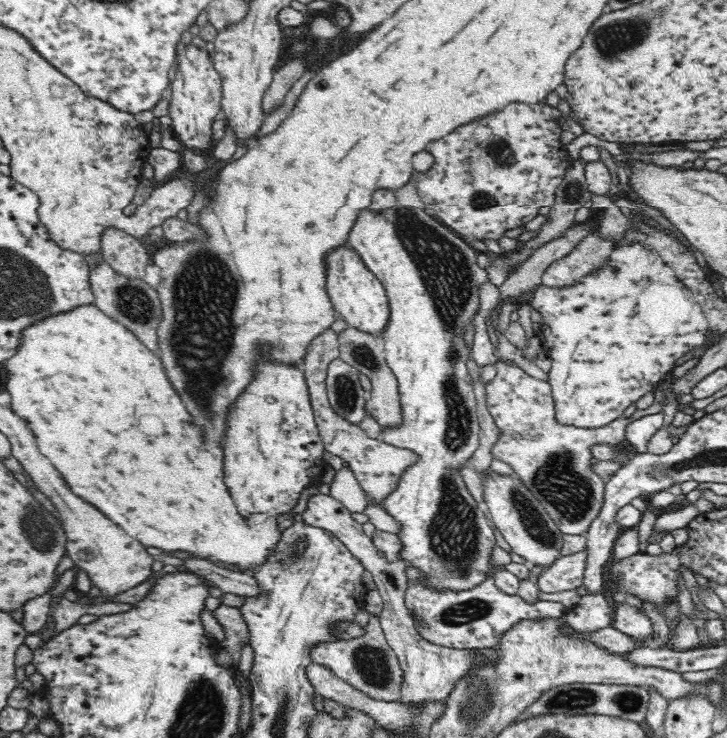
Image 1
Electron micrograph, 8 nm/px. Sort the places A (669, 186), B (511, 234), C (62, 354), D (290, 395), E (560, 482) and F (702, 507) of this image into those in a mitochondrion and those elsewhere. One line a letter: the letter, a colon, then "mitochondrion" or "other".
A: other
B: other
C: other
D: other
E: mitochondrion
F: other

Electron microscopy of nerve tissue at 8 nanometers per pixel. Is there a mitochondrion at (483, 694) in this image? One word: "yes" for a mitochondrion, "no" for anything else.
yes

